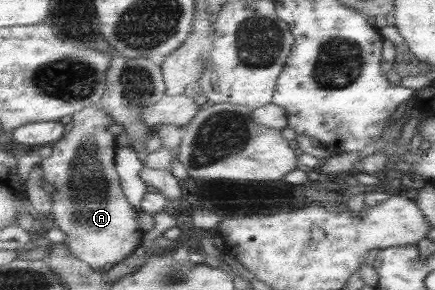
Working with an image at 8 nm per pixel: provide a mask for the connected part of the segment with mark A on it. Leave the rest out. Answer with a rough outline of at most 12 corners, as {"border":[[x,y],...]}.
{"border":[[99,103],[38,164],[50,215],[91,269],[126,260],[144,232],[120,187]]}

